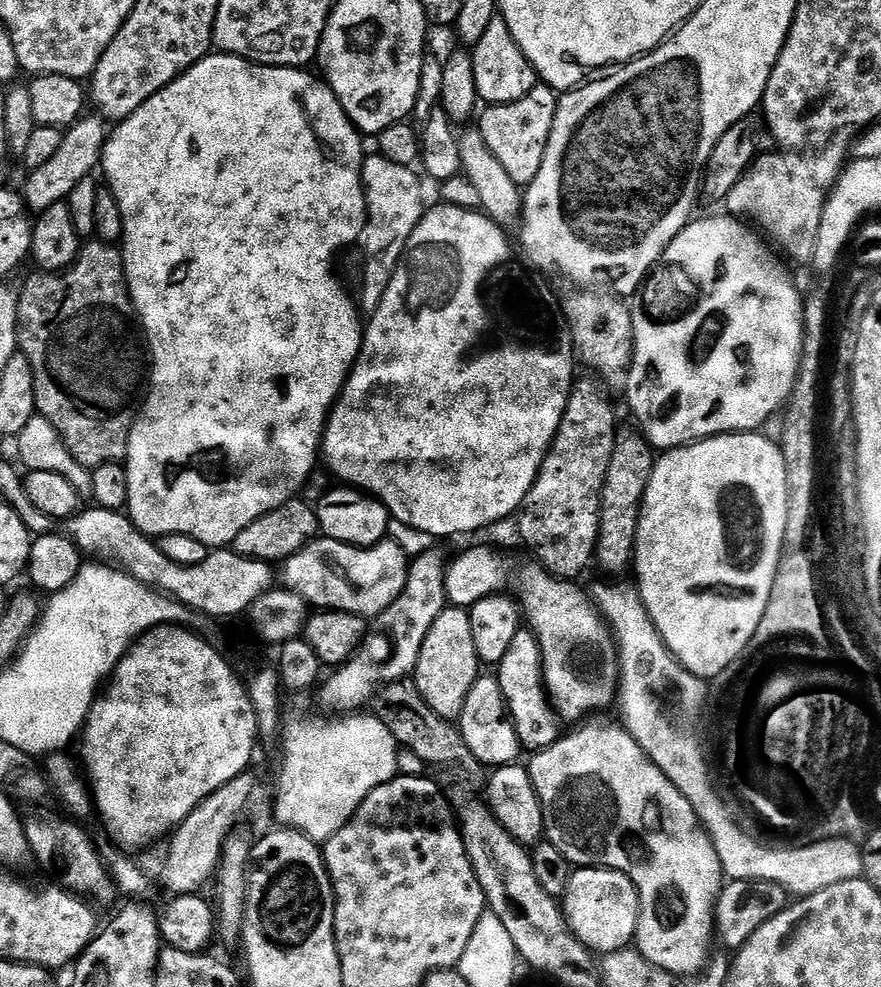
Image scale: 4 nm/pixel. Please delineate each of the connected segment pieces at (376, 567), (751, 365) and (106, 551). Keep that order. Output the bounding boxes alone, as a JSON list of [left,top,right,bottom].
[[283,538,410,618],[626,214,806,450],[62,506,273,618]]

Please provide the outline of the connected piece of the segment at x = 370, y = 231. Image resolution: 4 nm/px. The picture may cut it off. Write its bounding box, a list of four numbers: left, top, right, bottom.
[363,154,426,252]

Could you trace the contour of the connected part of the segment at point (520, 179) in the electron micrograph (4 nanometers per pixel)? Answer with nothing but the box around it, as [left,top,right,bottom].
[478,100,556,184]

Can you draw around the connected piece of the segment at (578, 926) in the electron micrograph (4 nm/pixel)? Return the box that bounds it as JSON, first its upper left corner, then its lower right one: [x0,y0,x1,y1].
[566,868,642,953]

